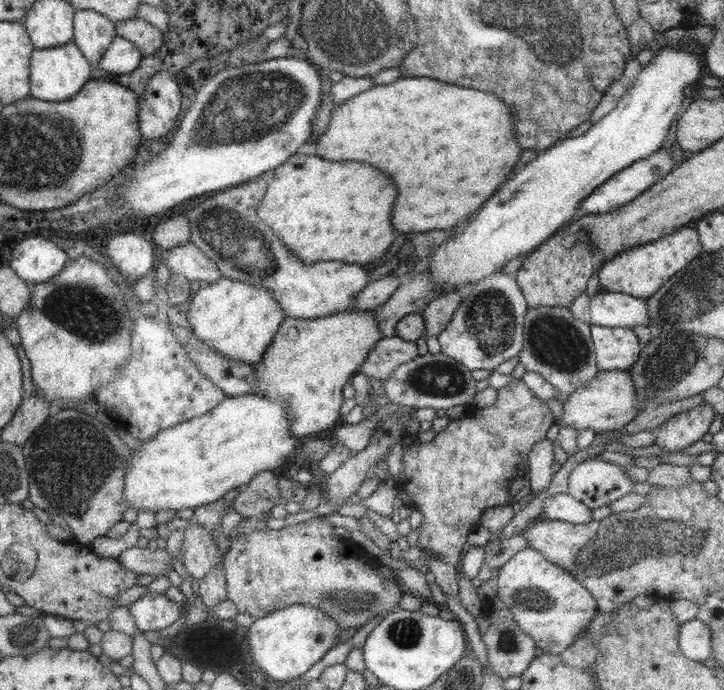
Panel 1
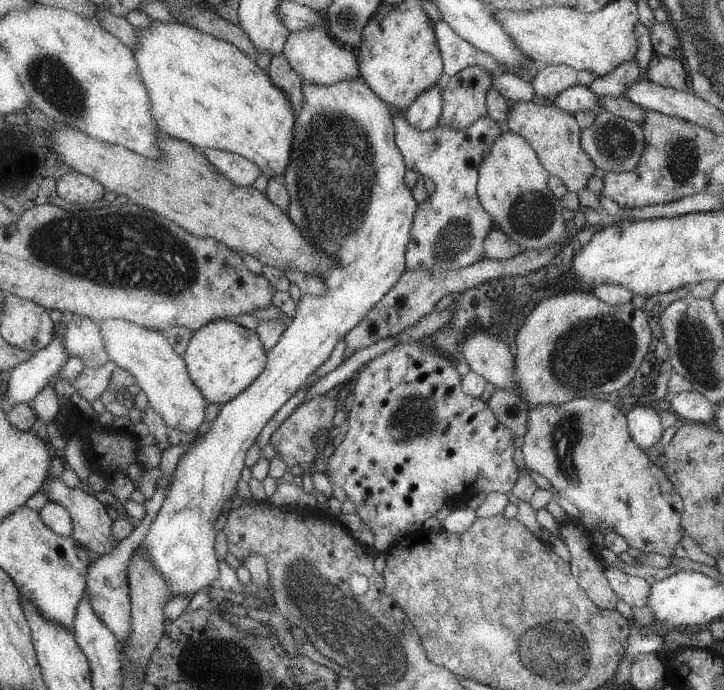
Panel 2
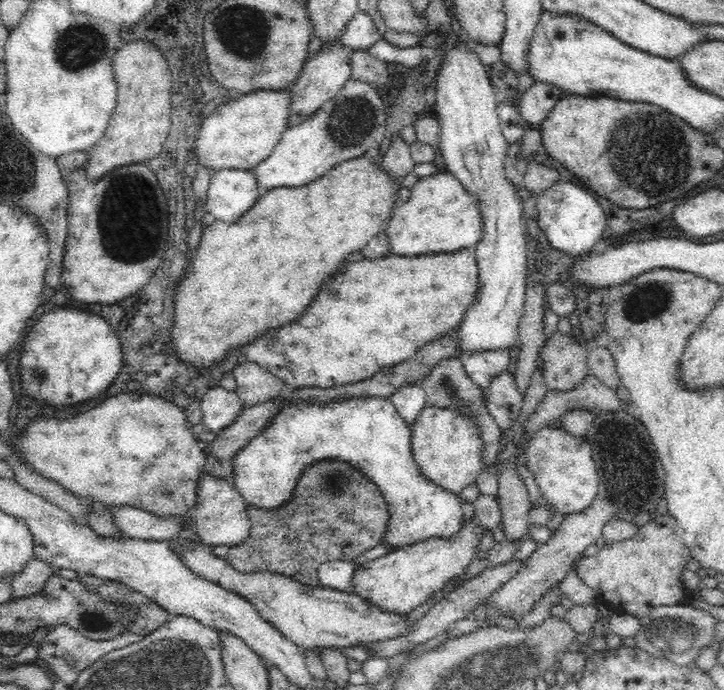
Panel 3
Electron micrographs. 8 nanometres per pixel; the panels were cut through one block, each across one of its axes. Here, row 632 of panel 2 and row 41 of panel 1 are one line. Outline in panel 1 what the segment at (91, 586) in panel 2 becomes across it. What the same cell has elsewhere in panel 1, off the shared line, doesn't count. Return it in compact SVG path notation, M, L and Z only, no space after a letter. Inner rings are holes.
M116 35L96 67L104 70L107 74L127 74L139 66L141 57L142 54L133 43Z

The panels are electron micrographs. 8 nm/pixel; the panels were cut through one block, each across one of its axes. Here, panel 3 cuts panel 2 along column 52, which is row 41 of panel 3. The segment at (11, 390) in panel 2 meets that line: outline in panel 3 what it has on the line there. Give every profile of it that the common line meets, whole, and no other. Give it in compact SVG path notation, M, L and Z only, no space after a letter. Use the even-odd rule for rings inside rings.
M359 10L340 32L338 42L354 51L366 51L378 40L380 33L376 30L374 21L365 12Z

